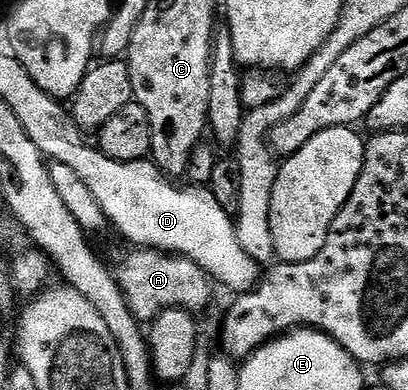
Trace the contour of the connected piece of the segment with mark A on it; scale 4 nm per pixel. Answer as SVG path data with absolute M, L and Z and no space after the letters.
M137 247L130 251L118 266L115 265L114 273L130 309L141 323L153 323L165 308L180 308L201 314L211 307L214 286L210 276L198 263L185 256L155 248Z

